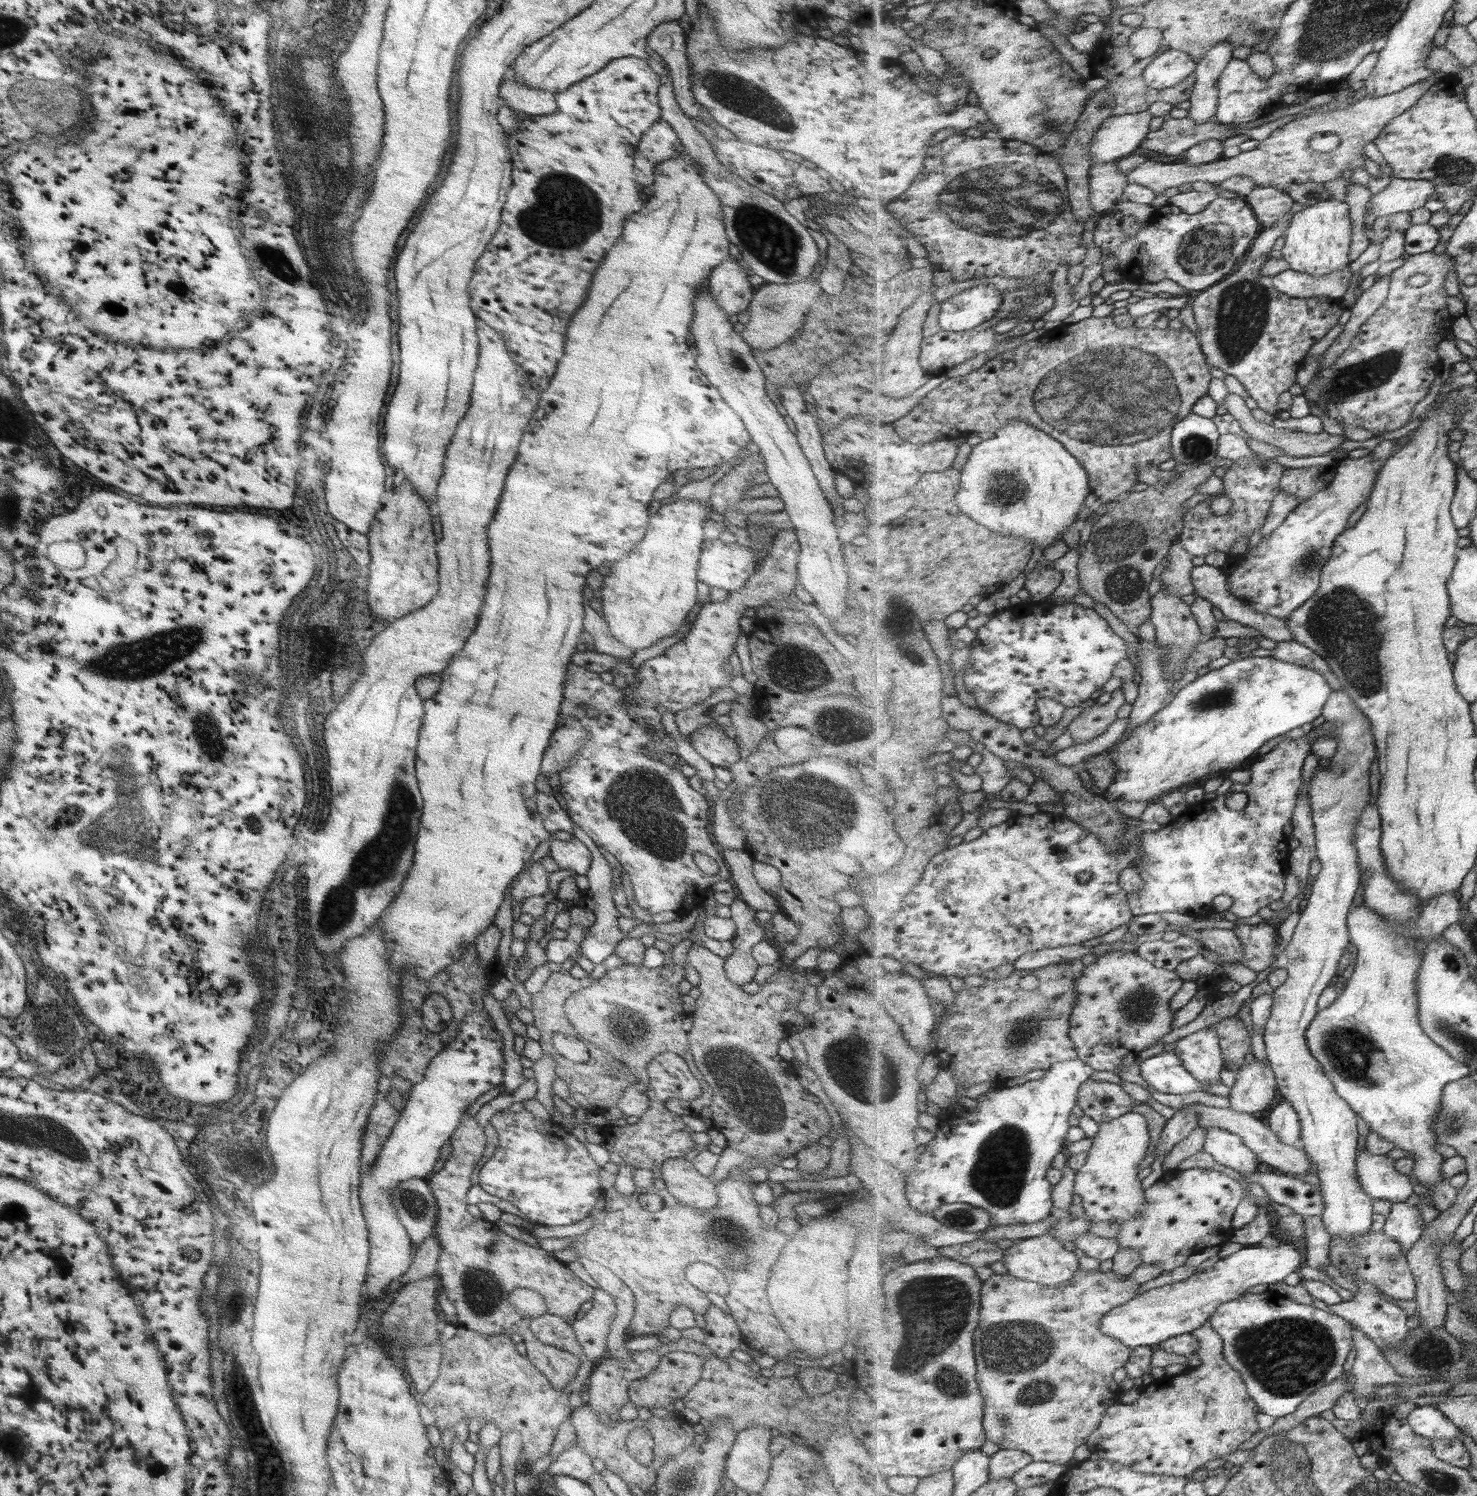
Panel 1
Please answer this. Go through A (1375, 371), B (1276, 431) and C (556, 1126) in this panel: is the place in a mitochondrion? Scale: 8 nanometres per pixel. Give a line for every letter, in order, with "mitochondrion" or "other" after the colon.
A: mitochondrion
B: other
C: other

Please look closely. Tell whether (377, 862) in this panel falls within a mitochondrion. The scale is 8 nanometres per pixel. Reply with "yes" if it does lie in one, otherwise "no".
yes

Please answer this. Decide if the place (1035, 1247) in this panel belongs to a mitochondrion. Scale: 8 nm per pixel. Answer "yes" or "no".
no

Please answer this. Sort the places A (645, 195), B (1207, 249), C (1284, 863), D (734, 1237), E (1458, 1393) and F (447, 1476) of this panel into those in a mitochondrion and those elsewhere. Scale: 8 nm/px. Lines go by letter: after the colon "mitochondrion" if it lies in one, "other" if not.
A: other
B: mitochondrion
C: other
D: mitochondrion
E: other
F: other

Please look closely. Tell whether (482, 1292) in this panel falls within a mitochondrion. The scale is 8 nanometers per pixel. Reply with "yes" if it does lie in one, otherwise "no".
yes

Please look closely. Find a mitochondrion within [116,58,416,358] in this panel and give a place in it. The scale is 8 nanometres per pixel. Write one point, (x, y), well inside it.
(277, 264)

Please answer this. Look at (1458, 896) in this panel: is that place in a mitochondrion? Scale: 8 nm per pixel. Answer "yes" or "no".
no

